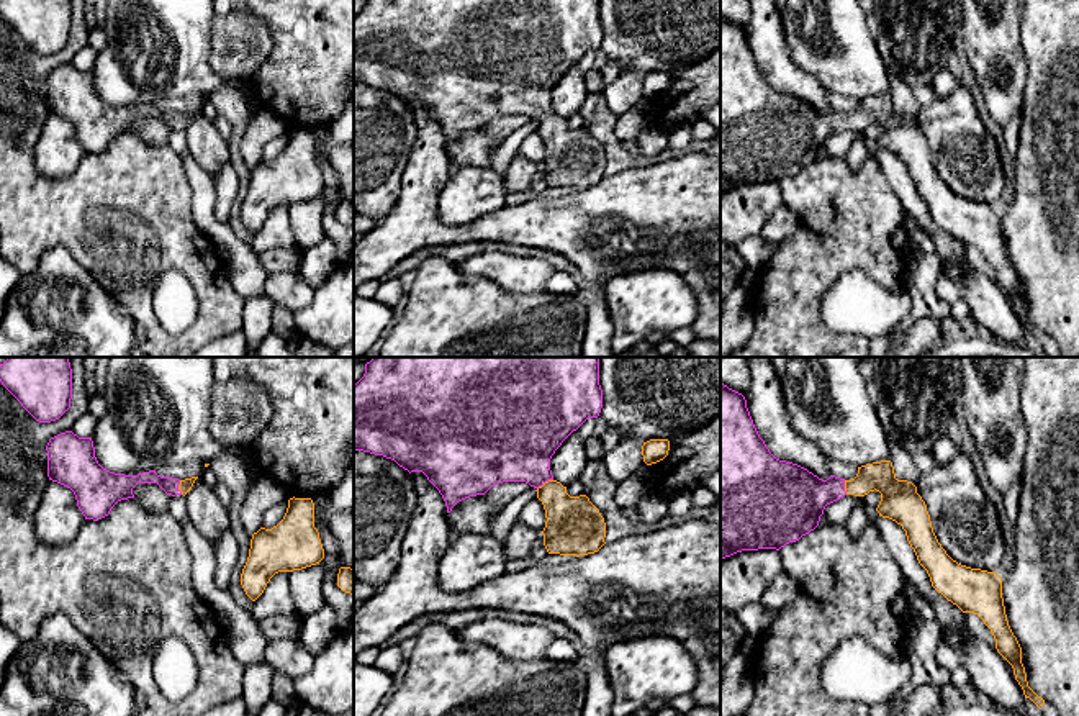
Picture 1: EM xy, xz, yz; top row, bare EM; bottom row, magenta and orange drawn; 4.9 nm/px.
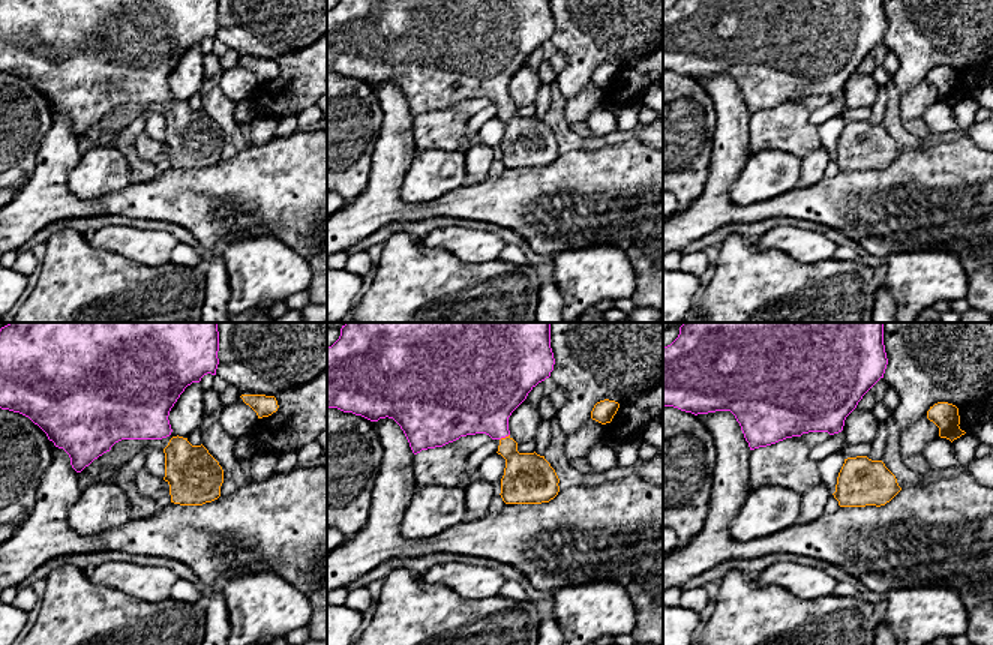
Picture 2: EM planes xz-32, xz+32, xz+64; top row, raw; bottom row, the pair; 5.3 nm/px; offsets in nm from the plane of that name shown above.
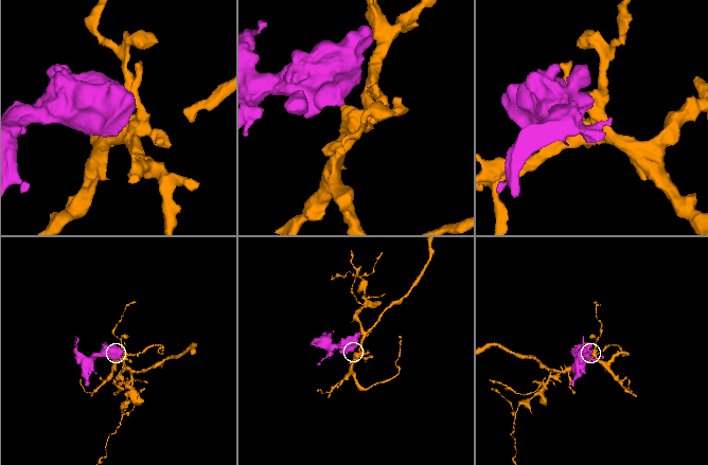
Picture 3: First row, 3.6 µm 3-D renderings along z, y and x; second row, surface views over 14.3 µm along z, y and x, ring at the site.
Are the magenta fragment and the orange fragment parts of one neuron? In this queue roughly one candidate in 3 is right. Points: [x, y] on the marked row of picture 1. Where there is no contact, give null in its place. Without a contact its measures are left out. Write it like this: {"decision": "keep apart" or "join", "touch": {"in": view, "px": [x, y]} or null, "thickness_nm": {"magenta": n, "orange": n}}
{"decision": "join", "touch": {"in": "xz", "px": [544, 482]}, "thickness_nm": {"magenta": 400, "orange": 280}}

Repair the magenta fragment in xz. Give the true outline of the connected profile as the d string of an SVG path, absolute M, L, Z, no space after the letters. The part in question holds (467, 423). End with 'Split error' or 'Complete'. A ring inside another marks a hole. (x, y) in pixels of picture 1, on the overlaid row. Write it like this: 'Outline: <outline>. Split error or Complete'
Outline: M373 357L365 364L363 377L354 385L354 451L363 451L395 460L411 472L422 472L442 495L447 513L470 496L485 495L503 482L526 482L537 490L537 498L545 510L544 546L549 554L588 555L598 552L606 542L606 523L599 510L586 495L570 496L567 487L557 482L550 470L550 459L562 442L588 418L598 418L603 408L599 385L599 357Z. Split error

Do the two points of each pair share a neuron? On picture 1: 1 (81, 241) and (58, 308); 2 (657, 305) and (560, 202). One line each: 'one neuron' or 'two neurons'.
1: two neurons
2: two neurons

